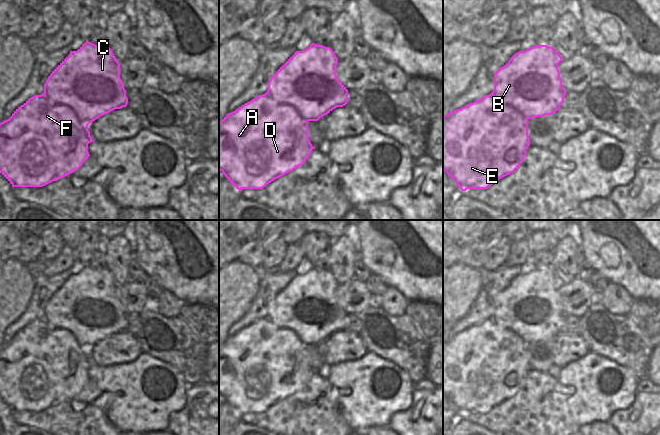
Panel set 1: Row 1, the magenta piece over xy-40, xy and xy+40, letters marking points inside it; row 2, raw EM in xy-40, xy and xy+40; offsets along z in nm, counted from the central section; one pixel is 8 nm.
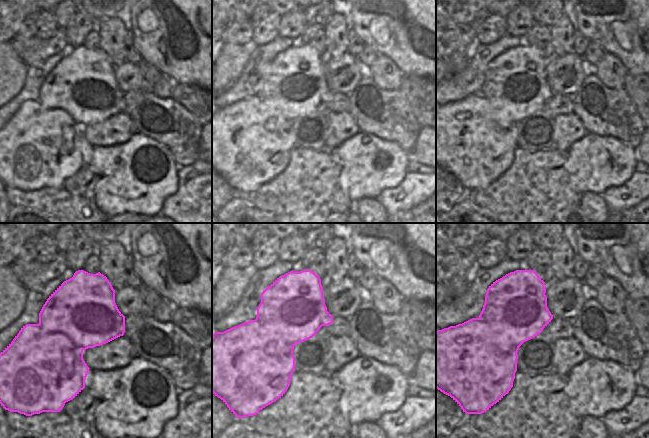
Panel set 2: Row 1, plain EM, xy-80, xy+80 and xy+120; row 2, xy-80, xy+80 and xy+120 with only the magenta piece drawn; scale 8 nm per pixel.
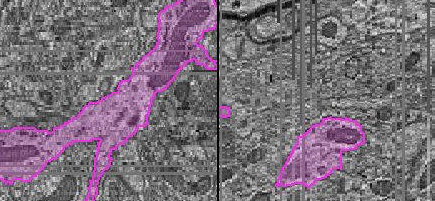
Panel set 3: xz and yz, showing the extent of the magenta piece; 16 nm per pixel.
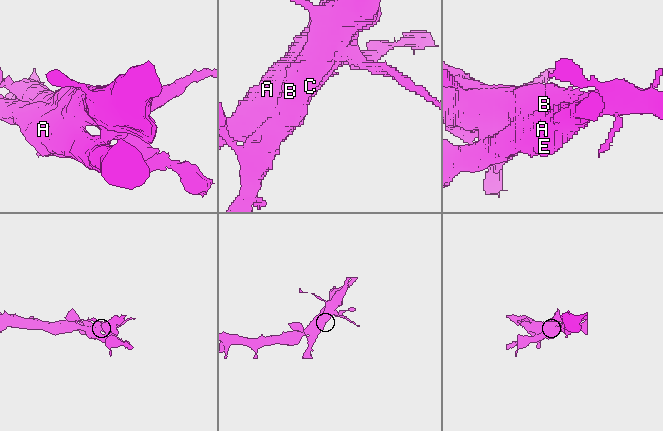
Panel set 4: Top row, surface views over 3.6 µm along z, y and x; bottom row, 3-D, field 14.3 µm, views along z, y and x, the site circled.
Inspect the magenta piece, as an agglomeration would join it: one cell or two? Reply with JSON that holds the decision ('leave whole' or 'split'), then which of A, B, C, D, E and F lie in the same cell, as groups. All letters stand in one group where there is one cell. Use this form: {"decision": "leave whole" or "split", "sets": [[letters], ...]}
{"decision": "split", "sets": [["A", "D", "E", "F"], ["B", "C"]]}

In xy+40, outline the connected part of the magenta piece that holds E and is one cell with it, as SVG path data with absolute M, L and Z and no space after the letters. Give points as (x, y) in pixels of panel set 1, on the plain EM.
M493 317L443 340L443 394L462 415L487 413L518 393L530 370L528 343Z

